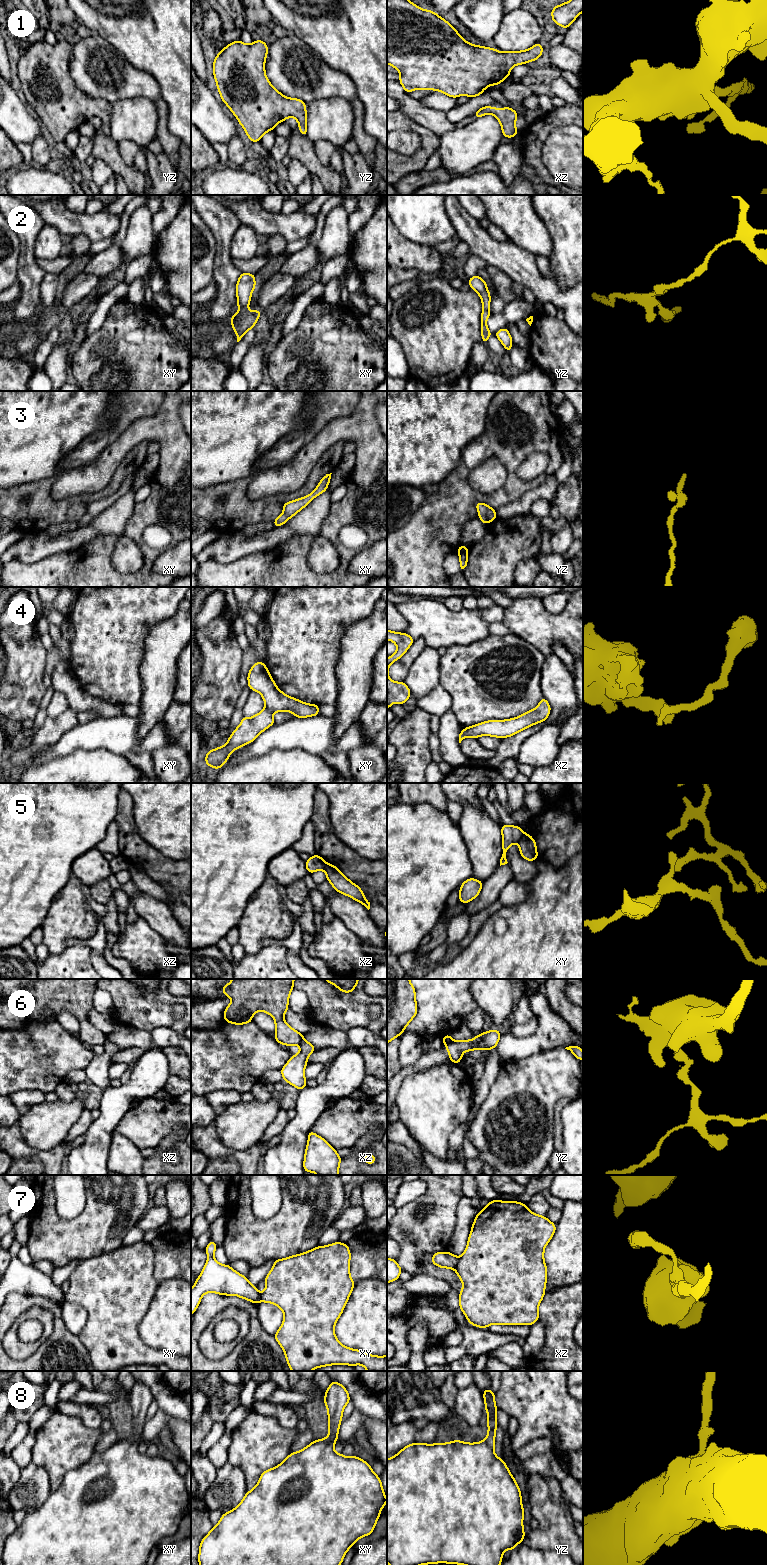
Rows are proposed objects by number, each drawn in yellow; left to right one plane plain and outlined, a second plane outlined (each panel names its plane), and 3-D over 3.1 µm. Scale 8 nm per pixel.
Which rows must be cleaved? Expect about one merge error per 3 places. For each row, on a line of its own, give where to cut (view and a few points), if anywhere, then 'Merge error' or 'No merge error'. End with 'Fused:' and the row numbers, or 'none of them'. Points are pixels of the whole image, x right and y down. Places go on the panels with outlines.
1: No split. No merge error
2: No split. No merge error
3: No split. No merge error
4: Split along xy (266, 707), (272, 712). Merge error
5: Split along xy (525, 834), (518, 841). Merge error
6: Split along xz (303, 1038), (298, 1044). Merge error
7: Split along xz (459, 1258), (454, 1268). Merge error
8: No split. No merge error
Fused: 4, 5, 6, 7

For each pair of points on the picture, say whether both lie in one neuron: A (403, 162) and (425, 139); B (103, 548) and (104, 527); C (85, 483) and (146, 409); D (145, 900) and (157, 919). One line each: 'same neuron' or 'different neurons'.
A: same neuron
B: different neurons
C: different neurons
D: same neuron

